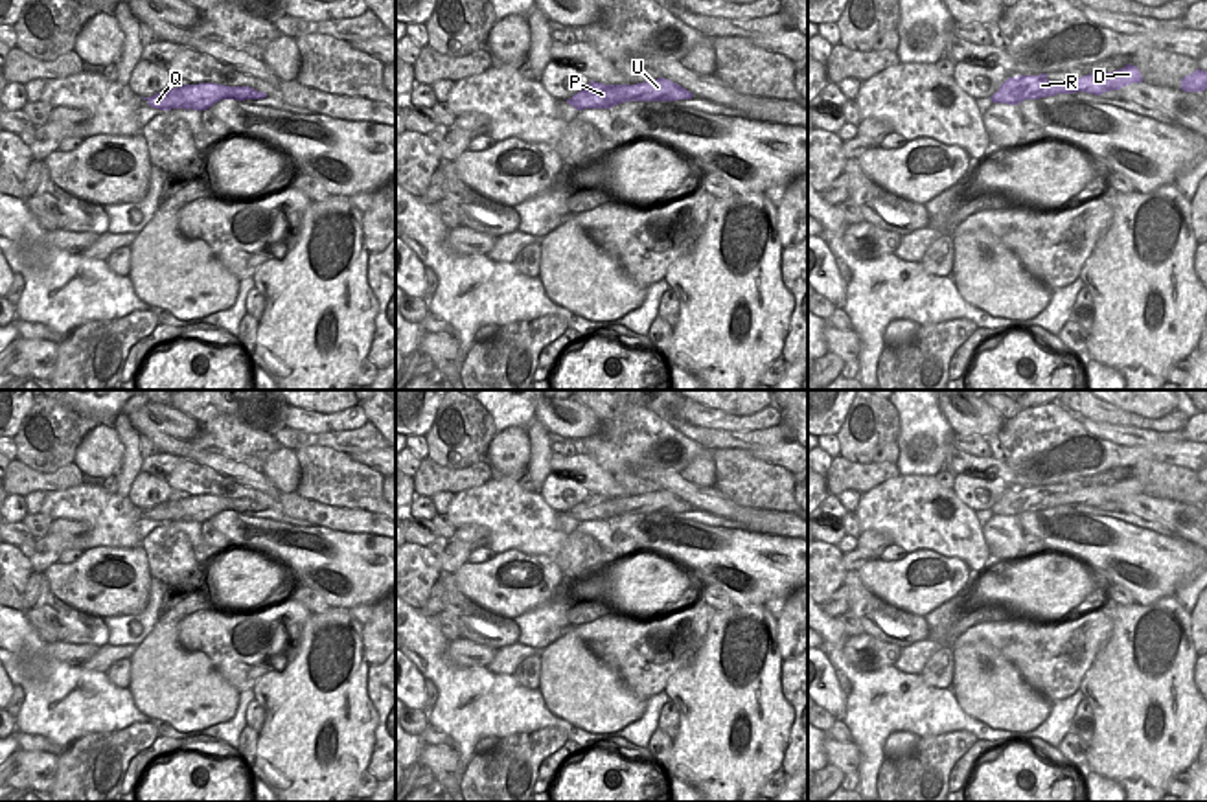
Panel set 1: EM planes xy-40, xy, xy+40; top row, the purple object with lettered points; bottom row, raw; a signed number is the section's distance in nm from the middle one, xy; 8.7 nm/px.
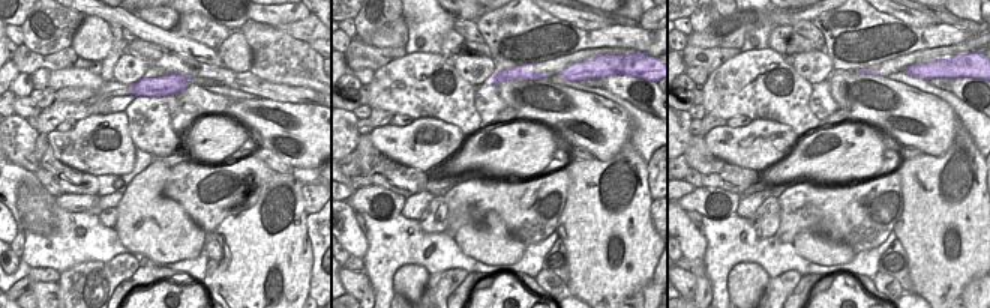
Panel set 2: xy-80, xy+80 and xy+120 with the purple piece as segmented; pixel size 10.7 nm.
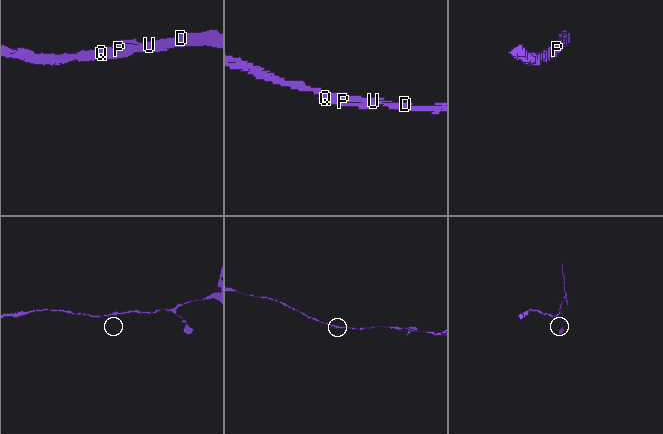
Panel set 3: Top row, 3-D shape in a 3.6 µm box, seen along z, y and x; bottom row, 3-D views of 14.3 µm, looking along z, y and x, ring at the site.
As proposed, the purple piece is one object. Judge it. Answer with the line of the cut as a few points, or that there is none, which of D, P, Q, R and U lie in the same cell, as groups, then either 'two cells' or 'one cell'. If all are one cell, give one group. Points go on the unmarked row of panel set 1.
cut none; groups D P Q R U; one cell

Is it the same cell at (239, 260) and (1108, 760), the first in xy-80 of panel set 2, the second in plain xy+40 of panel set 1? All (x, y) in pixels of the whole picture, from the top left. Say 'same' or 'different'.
same

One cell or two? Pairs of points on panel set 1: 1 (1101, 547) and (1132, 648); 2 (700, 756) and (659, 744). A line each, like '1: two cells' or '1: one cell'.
1: two cells
2: two cells

